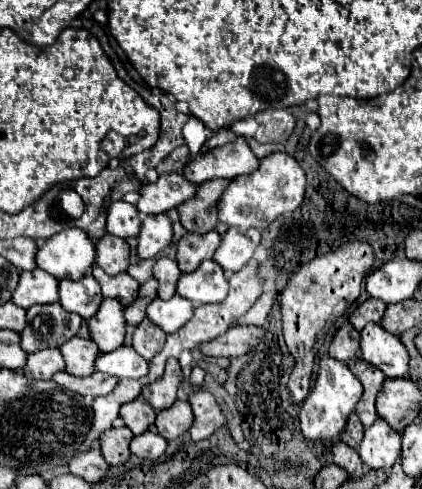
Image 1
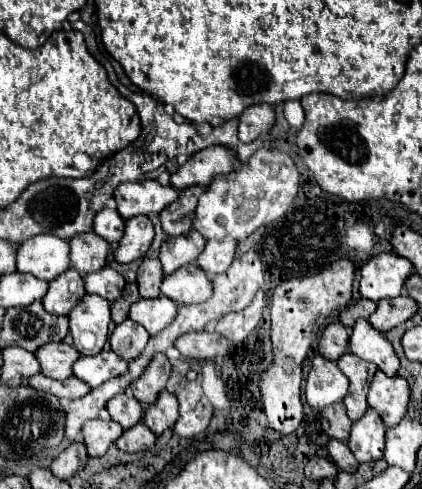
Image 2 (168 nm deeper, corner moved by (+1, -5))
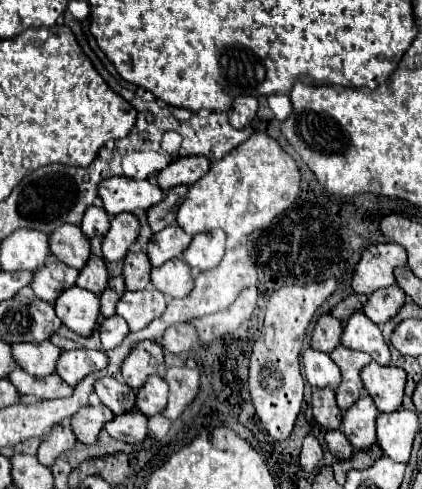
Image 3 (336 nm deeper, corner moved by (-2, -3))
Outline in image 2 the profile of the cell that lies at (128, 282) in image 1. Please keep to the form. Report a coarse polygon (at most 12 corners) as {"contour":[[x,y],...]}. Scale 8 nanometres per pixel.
{"contour":[[110,266],[84,276],[86,292],[110,302],[122,294],[124,278]]}

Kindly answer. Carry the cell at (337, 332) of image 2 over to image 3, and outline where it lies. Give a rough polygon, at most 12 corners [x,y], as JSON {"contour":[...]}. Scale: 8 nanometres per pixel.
{"contour":[[331,314],[319,316],[311,346],[333,352],[341,344],[343,324]]}

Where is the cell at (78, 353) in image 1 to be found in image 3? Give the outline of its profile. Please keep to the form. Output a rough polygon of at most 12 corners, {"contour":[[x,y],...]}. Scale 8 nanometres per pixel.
{"contour":[[51,340],[13,346],[21,368],[33,376],[53,374],[61,348]]}

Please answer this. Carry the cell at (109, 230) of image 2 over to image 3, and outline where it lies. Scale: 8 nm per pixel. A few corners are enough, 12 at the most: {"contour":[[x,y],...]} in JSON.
{"contour":[[87,208],[81,230],[89,238],[109,232],[109,214]]}

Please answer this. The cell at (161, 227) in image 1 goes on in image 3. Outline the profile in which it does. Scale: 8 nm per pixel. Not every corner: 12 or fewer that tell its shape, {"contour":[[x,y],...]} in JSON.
{"contour":[[123,212],[111,218],[103,238],[109,262],[125,258],[139,236],[139,218]]}

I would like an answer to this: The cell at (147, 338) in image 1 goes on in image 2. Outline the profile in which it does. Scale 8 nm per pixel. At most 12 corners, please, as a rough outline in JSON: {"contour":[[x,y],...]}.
{"contour":[[132,320],[116,324],[110,350],[124,360],[142,352],[148,332]]}

